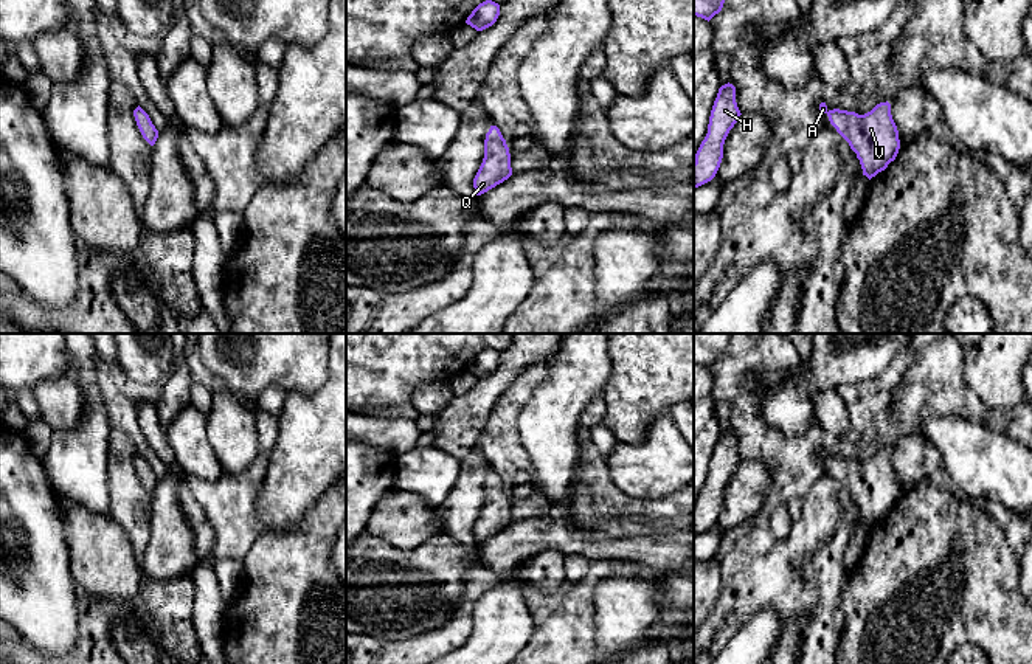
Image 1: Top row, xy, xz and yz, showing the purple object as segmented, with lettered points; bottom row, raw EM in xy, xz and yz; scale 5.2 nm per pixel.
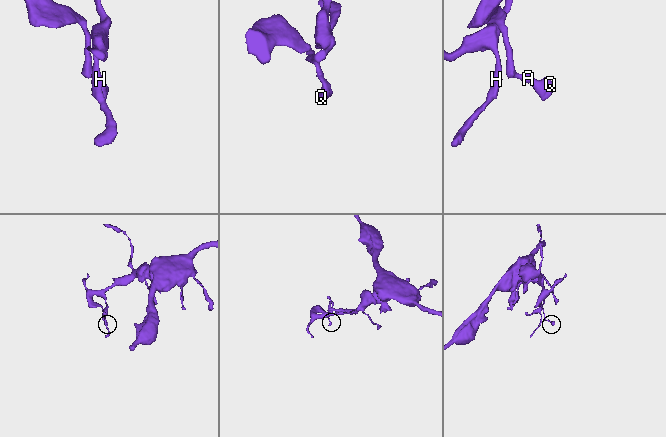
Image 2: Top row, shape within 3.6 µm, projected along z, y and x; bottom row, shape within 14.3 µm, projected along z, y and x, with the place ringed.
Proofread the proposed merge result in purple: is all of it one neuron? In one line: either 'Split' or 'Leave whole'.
Leave whole

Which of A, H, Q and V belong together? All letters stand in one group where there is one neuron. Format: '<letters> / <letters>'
A H Q V

